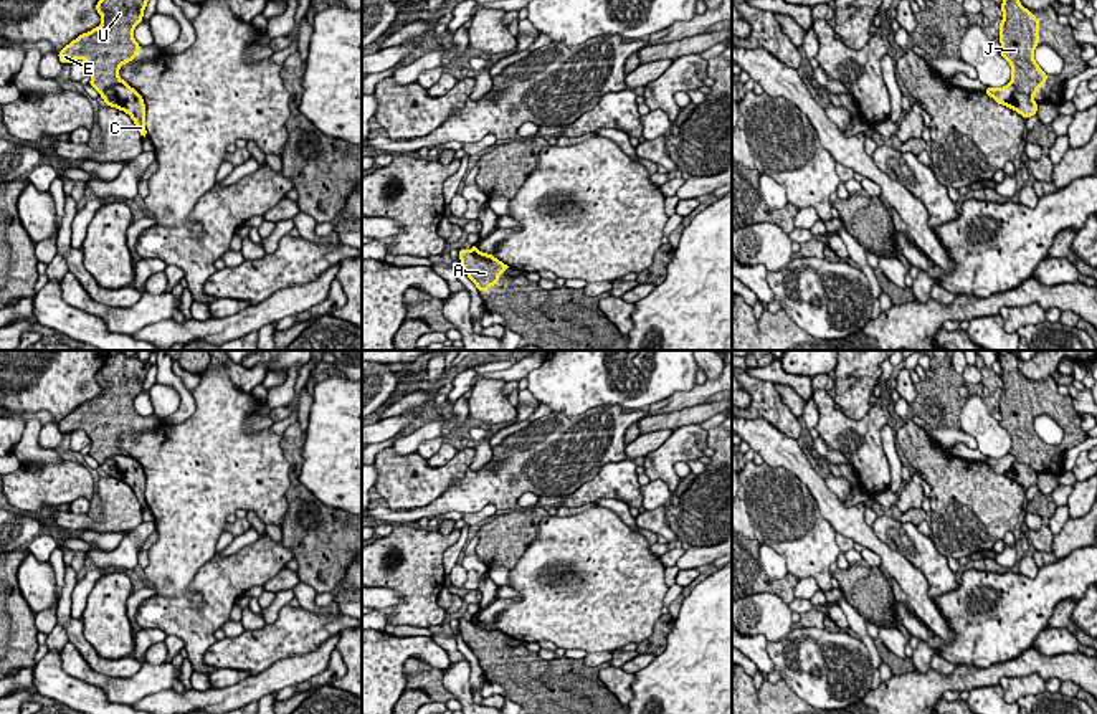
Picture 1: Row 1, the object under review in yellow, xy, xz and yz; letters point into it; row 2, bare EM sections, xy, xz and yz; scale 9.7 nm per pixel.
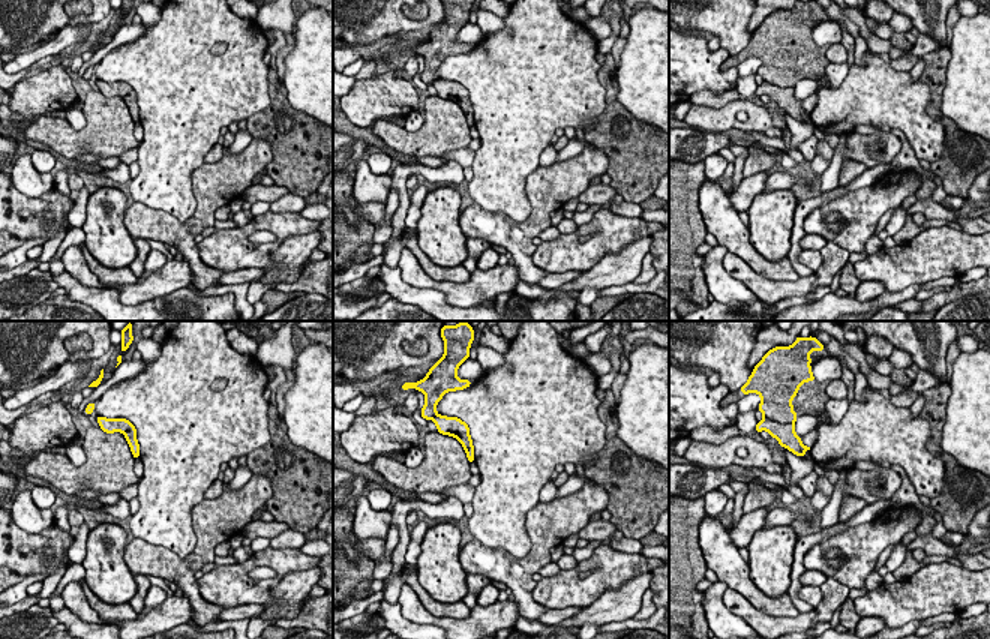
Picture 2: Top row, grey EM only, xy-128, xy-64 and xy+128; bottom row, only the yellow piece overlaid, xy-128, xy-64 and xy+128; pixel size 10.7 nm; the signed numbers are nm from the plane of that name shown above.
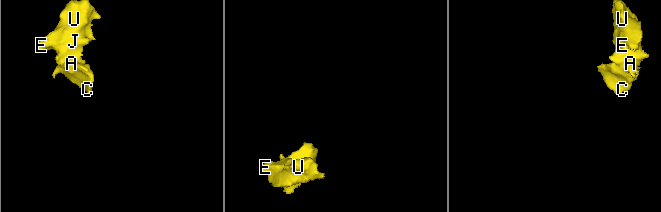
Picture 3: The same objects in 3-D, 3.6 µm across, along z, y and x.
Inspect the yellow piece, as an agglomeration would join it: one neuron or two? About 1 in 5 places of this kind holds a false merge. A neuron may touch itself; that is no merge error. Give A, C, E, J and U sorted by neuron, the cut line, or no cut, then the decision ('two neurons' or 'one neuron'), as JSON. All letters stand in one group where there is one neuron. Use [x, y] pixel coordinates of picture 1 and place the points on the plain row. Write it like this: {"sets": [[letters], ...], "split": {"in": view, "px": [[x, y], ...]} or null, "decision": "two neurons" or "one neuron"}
{"sets": [["A", "E", "J", "U"], ["C"]], "split": {"in": "xy", "px": [[128, 455], [113, 455], [101, 465]]}, "decision": "two neurons"}

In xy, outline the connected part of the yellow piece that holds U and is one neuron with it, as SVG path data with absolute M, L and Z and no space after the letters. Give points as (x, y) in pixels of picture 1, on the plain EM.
M124 352L107 357L96 374L96 382L102 388L101 395L66 415L58 423L59 433L84 430L91 440L89 455L99 464L117 455L129 456L119 448L119 438L134 431L140 421L134 400L144 390L150 365Z

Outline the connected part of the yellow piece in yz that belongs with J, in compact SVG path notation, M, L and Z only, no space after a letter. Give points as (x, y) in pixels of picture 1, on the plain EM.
M1011 352L1000 357L1003 369L1000 425L1011 435L1009 455L1019 463L1034 468L1038 459L1047 451L1047 445L1034 430L1034 420L1039 415L1039 388L1021 375L1018 360Z

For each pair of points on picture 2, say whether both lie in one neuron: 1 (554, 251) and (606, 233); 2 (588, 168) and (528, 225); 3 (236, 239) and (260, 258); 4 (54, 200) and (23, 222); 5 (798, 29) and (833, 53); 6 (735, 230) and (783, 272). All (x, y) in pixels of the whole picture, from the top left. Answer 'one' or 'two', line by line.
1: one
2: one
3: one
4: one
5: two
6: one

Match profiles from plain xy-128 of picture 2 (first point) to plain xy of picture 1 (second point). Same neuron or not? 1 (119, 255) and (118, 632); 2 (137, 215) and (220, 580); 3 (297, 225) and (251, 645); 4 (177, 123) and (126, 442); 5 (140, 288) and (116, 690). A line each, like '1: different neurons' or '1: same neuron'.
1: same neuron
2: same neuron
3: same neuron
4: same neuron
5: same neuron

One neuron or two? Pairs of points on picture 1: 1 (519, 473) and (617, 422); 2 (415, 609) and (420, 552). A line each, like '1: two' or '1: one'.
1: one
2: one

